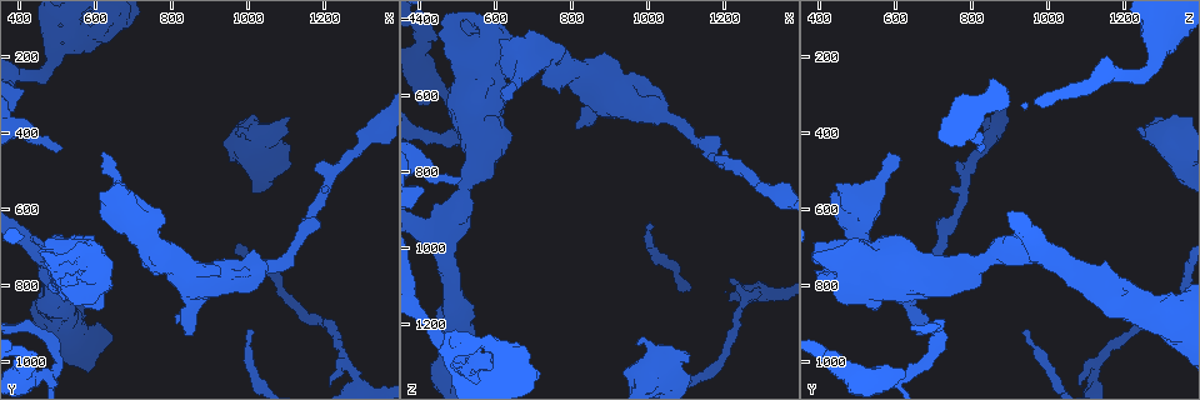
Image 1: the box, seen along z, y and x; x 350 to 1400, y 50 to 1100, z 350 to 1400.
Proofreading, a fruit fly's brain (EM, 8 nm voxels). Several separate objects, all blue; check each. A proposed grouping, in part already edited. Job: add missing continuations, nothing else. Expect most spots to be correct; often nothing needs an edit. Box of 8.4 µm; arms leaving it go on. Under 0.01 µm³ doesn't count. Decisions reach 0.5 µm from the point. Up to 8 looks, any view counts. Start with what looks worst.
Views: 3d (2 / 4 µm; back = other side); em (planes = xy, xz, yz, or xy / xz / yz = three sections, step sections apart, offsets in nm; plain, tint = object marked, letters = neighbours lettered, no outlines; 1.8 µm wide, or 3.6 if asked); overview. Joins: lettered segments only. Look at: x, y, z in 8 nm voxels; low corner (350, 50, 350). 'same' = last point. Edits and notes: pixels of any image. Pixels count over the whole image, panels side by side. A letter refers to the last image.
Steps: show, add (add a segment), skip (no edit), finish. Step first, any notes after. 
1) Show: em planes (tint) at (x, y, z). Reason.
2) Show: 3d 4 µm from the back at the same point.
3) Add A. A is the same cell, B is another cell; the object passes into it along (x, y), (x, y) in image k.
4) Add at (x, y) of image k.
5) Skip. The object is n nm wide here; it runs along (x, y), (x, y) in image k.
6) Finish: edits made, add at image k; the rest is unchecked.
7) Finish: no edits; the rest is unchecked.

Show: em planes (letters) at (505, 435, 820). Branch stops here.

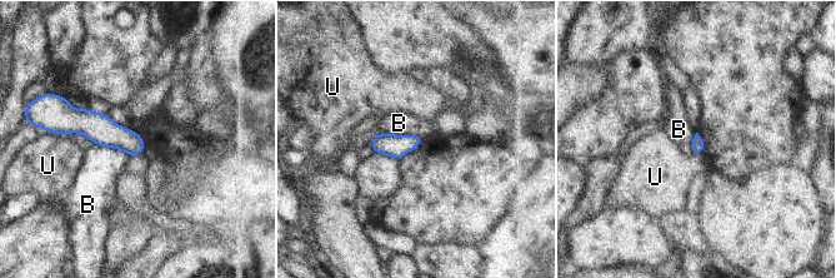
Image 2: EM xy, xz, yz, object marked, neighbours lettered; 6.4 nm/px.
Skip. B and U are other cells; it runs along (63, 127), (94, 125), (141, 147) in image 2; none of them fits.

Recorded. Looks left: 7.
Show: 3d 2 µm from the back at (620, 455, 585). An open end.

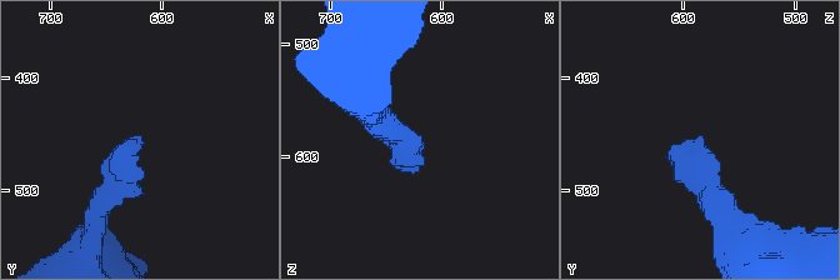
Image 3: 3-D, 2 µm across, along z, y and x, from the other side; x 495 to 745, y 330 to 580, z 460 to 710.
Show: em planes (tint) at (618, 456, 586). Need the tissue.

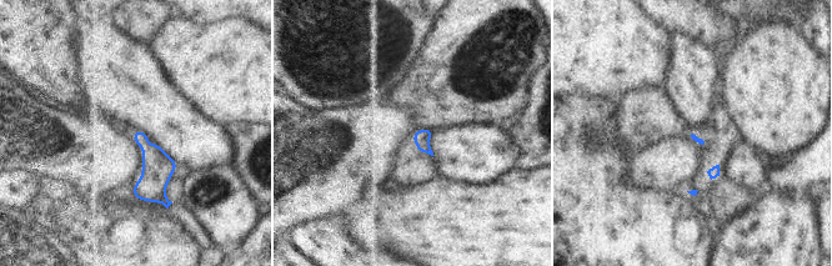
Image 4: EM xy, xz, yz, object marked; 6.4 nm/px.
Show: em planes (letters) at the same point.

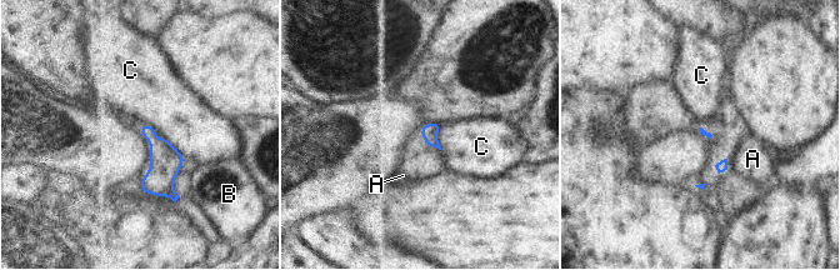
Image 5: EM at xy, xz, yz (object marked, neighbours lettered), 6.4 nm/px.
Skip. The longest contact is with C, 180 nm; A, B and C are other cells; a border runs along (441, 123), (436, 133), (440, 149) in image 5; none of them fits.

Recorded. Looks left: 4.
Show: 3d 4 µm at (1000, 920, 945). Free end.

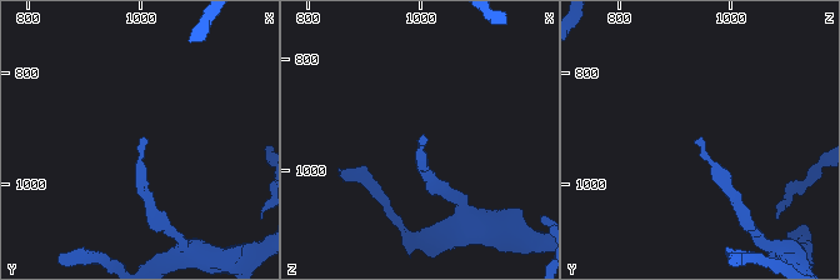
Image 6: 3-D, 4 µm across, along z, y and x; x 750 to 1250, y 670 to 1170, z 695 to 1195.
Show: em planes (letters) at (1005, 915, 945). Now the EM.

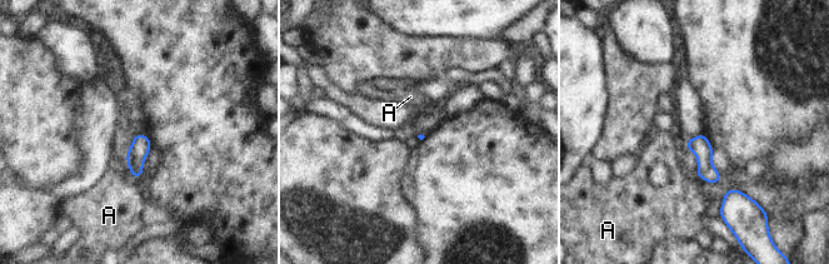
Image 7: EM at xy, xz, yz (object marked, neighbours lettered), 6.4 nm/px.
Skip. A is another cell; a border runs along (129, 170), (136, 179) in image 7; no lettered segment goes on from it.

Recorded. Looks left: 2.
Show: em planes (plain) at (975, 385, 1240). Free end.

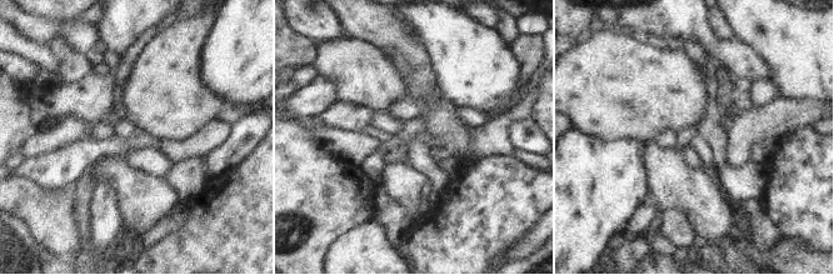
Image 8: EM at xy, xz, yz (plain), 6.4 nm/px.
Show: em planes (letters) at the same point. See the neighbours.

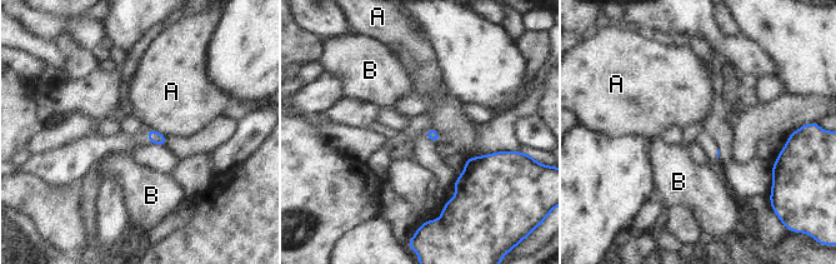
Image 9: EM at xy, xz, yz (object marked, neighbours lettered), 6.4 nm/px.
Skip. The longest contact is with A, 160 nm; A and B are other cells; a border runs along (146, 128), (153, 128), (168, 138) in image 9; none of them fits.

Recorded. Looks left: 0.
Finish: no edits; the rest is unchecked.

